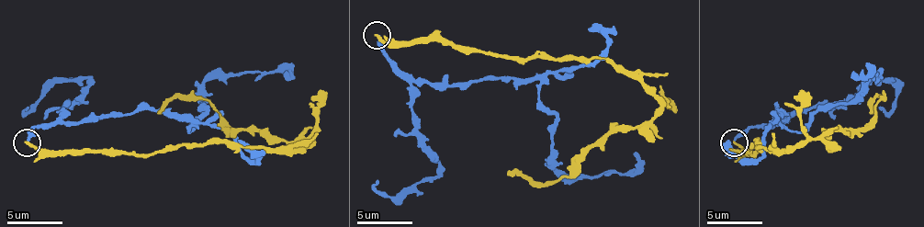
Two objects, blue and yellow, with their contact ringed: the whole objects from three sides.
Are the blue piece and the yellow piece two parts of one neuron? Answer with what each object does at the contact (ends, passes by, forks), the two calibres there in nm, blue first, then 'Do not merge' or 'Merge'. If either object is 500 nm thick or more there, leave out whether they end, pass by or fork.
At the ring blue ends. At the ring yellow ends. Thickness 280 nm (blue) against 240 nm. Do not merge

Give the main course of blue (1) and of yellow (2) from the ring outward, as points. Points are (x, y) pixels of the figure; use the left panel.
1: (28, 141), (36, 127), (141, 110), (169, 110), (188, 130), (205, 113), (202, 85), (221, 74), (286, 77)
2: (28, 143), (144, 154), (208, 143), (310, 143), (227, 130), (208, 102), (174, 96), (158, 113)

